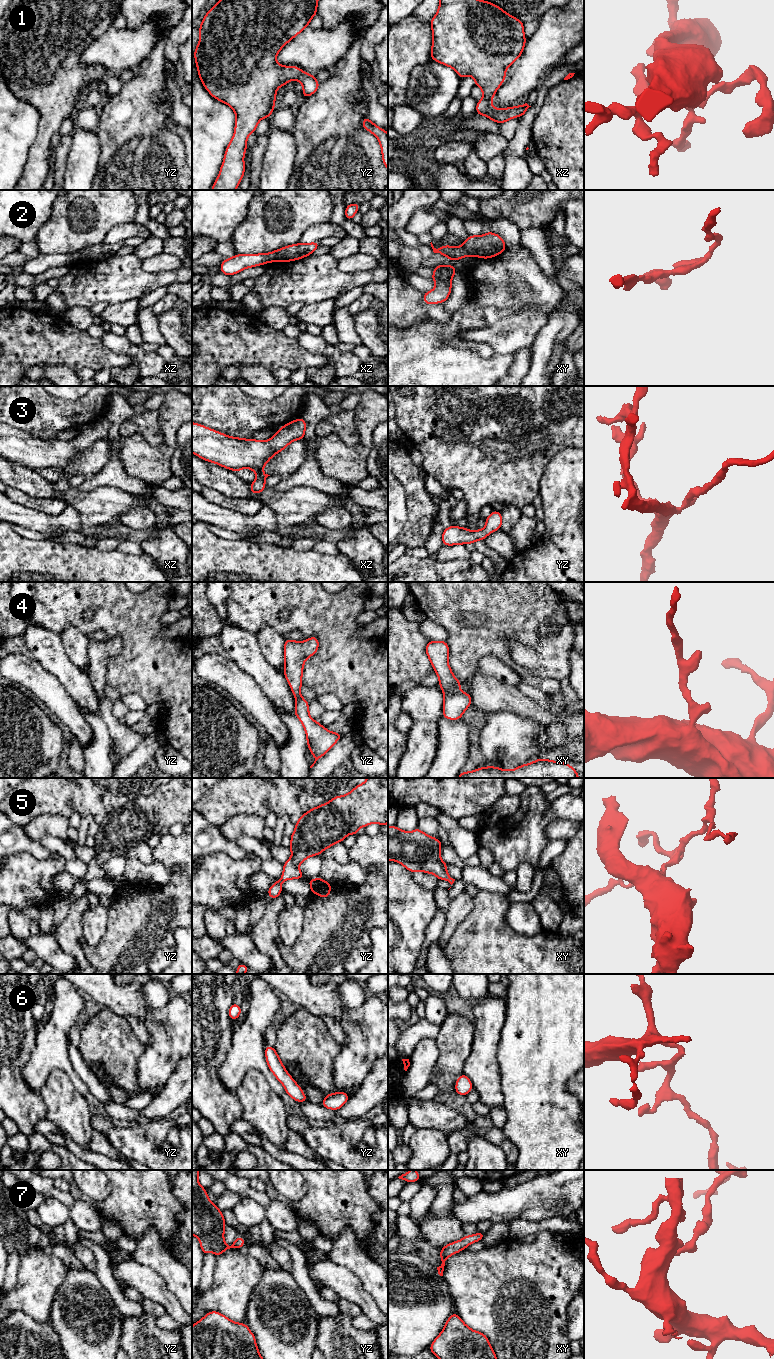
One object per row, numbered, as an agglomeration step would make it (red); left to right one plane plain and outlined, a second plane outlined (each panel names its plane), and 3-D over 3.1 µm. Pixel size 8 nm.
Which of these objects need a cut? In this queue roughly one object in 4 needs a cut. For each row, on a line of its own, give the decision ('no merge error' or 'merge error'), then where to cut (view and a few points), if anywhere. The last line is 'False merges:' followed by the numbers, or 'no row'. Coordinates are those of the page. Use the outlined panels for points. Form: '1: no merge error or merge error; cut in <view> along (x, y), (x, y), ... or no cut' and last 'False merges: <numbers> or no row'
1: no merge error; no cut
2: no merge error; no cut
3: no merge error; no cut
4: no merge error; no cut
5: no merge error; no cut
6: no merge error; no cut
7: no merge error; no cut
False merges: no row

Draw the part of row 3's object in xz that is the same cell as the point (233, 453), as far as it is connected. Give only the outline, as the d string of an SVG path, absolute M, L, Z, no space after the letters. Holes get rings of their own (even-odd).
M299 417L281 426L271 439L259 441L227 436L192 422L192 453L235 472L244 468L253 470L257 479L250 483L250 490L253 494L260 494L267 487L265 479L270 476L262 469L291 442L305 438L306 425L306 421Z

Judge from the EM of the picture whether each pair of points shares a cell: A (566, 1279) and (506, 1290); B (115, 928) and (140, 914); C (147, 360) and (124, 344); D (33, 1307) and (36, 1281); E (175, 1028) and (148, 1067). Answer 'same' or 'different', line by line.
A: same
B: same
C: same
D: same
E: same

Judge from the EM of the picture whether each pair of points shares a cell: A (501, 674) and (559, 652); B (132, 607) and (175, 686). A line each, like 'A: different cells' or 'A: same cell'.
A: different cells
B: same cell

